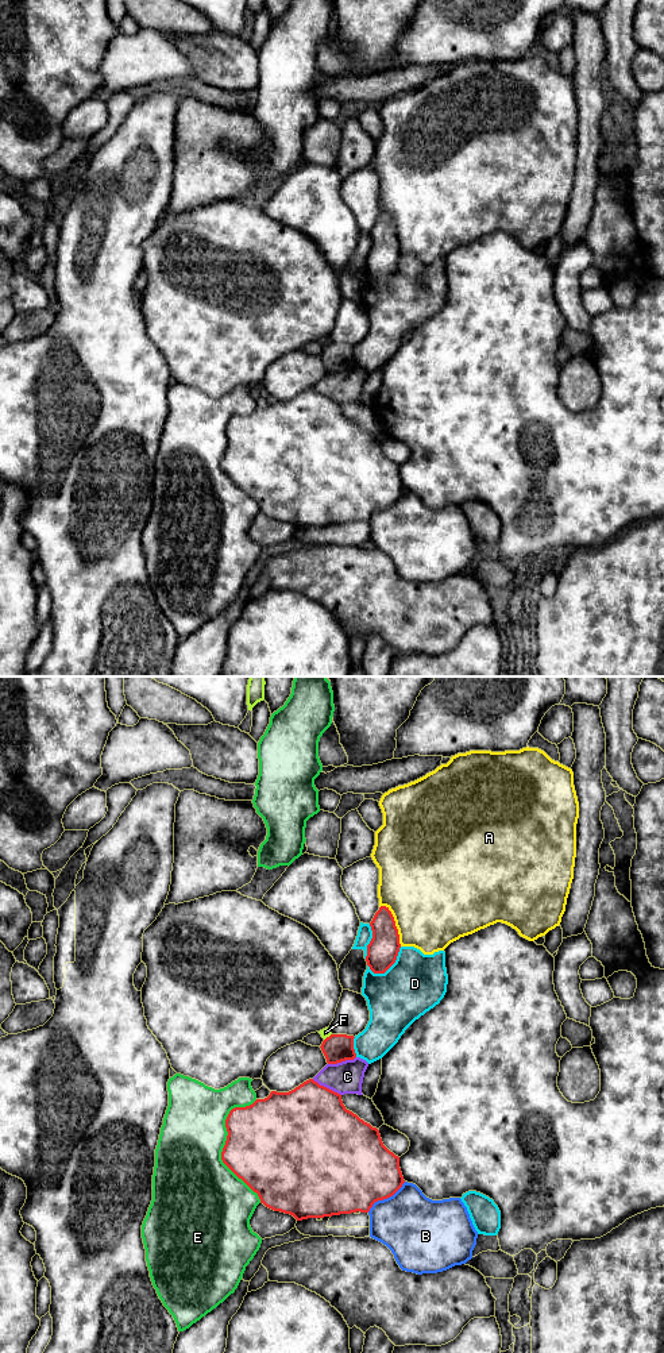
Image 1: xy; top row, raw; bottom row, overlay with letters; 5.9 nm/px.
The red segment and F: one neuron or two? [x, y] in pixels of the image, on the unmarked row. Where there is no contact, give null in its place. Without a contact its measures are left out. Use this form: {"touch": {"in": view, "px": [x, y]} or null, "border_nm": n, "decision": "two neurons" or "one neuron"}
{"touch": {"in": "xy", "px": [327, 346]}, "border_nm": 60, "decision": "two neurons"}

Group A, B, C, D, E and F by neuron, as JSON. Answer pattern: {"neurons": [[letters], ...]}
{"neurons": [["A"], ["B"], ["C"], ["D"], ["E"], ["F"]]}

